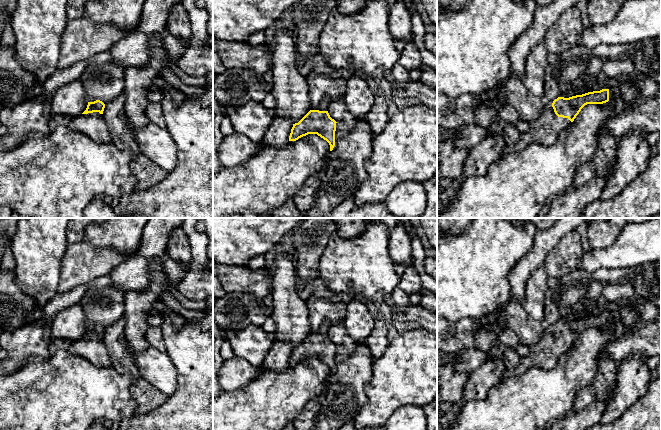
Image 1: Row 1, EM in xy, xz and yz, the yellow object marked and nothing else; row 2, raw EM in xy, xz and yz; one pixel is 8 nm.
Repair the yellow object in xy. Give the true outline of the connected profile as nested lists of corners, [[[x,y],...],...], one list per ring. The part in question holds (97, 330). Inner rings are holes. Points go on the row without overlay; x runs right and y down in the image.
[[[100,324],[88,326],[86,334],[81,339],[71,342],[69,351],[86,358],[95,366],[112,366],[111,356],[102,339],[104,332],[105,328]]]

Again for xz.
[[[322,324],[317,330],[311,329],[311,334],[298,346],[293,348],[289,365],[296,365],[308,358],[317,358],[330,369],[330,375],[335,370],[336,345],[328,337],[328,324]]]

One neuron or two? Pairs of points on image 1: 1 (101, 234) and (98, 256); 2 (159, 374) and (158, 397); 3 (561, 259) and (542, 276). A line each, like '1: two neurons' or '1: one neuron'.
1: two neurons
2: two neurons
3: two neurons

